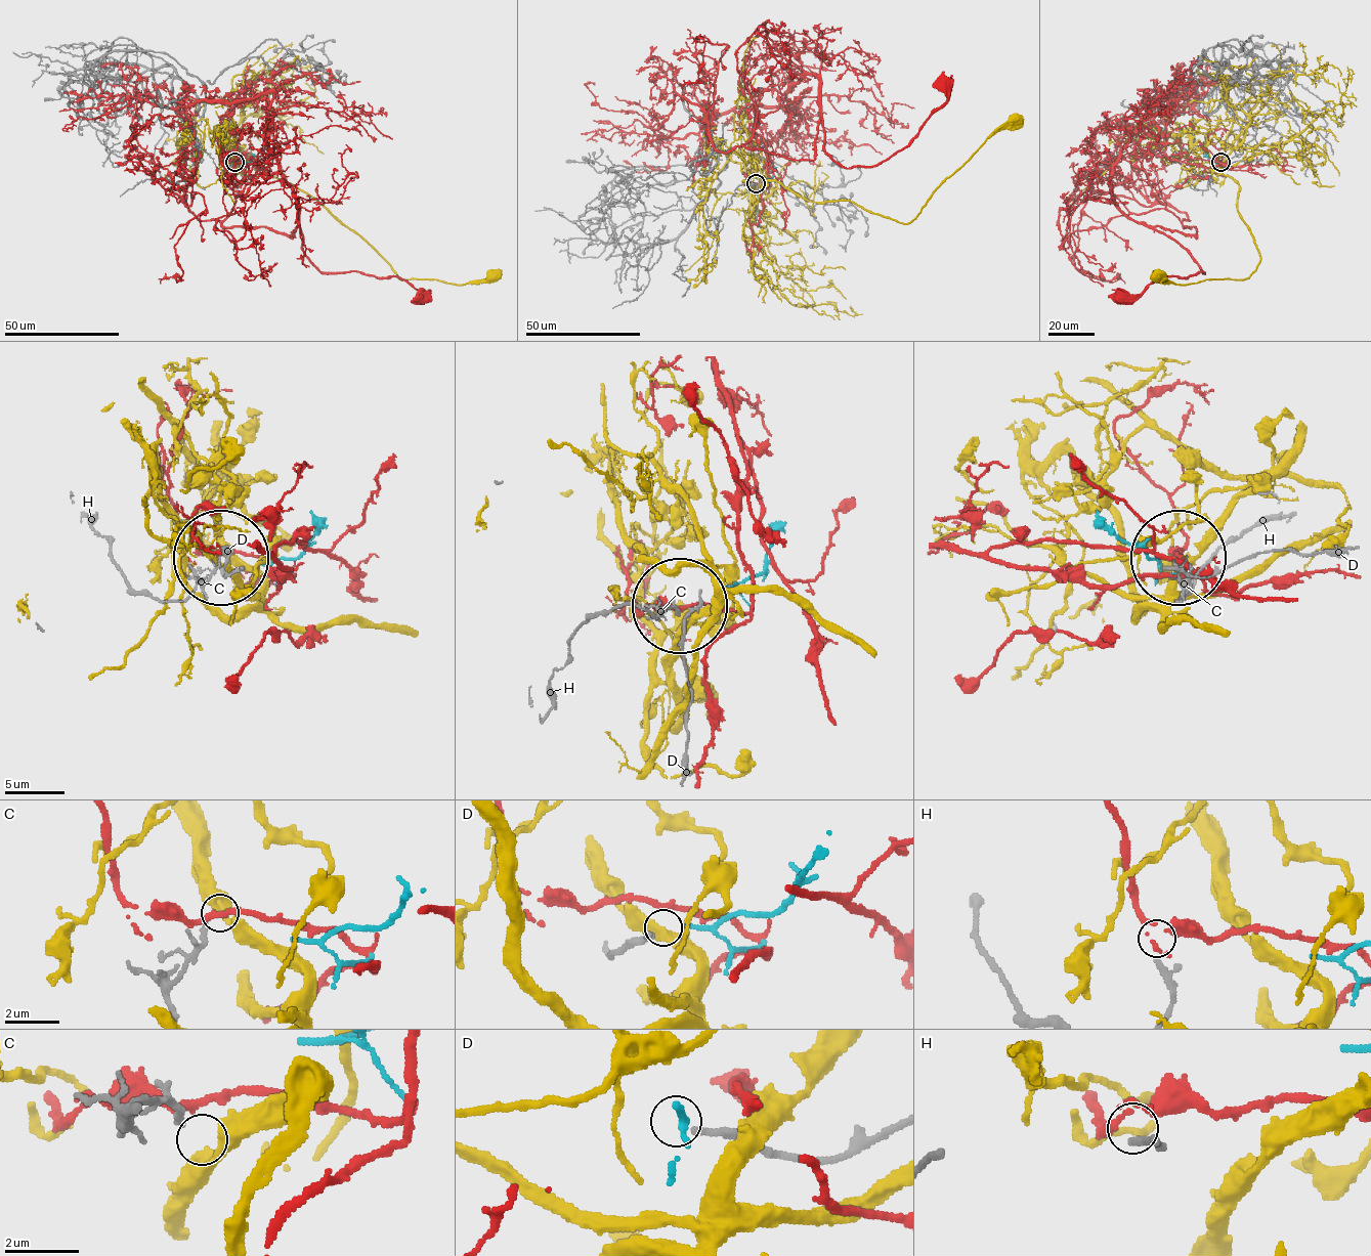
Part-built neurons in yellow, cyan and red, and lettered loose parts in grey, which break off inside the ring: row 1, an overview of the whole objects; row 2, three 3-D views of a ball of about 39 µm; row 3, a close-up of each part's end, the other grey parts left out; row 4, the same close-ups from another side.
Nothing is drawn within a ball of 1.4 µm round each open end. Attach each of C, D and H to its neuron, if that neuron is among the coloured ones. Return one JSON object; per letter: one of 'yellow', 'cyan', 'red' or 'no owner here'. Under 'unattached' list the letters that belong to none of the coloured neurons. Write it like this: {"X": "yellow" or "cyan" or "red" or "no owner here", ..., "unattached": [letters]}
{"C": "yellow", "D": "cyan", "H": "no owner here", "unattached": ["H"]}

